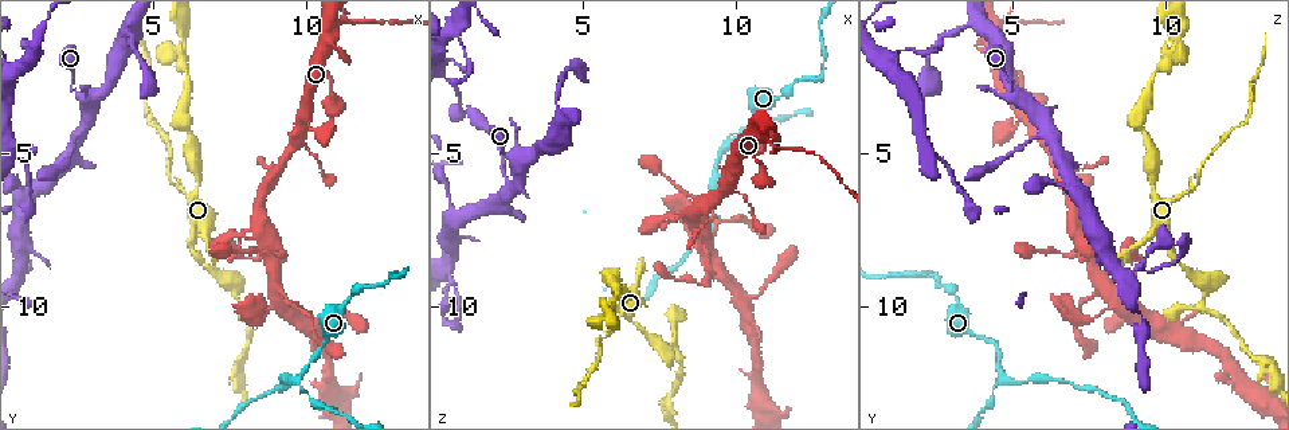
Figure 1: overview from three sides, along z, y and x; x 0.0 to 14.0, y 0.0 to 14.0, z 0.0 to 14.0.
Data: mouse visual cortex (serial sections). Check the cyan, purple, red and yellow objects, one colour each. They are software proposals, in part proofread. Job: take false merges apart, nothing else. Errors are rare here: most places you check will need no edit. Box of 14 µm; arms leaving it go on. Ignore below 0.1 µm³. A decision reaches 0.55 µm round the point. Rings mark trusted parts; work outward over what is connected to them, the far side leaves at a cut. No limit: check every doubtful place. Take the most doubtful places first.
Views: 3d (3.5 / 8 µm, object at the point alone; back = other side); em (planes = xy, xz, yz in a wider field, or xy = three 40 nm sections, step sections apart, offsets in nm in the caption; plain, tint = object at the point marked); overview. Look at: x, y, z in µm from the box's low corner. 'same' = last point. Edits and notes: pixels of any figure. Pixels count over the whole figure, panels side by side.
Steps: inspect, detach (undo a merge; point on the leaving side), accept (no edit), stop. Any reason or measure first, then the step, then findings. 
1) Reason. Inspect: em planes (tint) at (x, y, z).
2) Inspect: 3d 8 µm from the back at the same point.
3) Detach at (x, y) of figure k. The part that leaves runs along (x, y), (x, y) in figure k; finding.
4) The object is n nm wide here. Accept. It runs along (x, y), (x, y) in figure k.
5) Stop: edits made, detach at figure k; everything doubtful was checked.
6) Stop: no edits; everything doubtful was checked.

Three arms meet. Inspect: 3d 8 µm at (9.8, 12.2, 4.6).

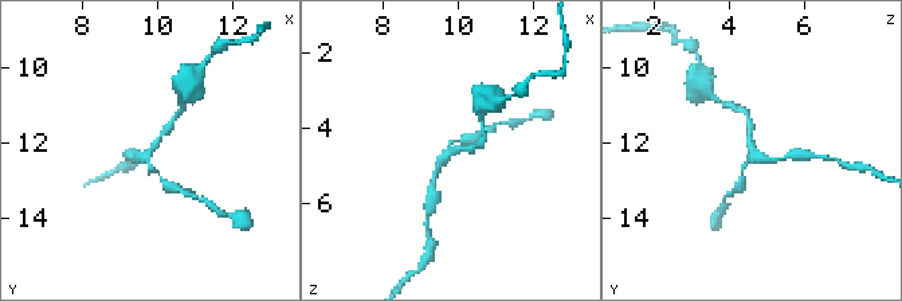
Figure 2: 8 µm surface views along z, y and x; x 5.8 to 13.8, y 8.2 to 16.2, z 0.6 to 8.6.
3 arms meet here; the arms are 100, 150, 200 nm wide; need the tissue. Inspect: em planes (tint) at (9.8, 12.3, 4.7).

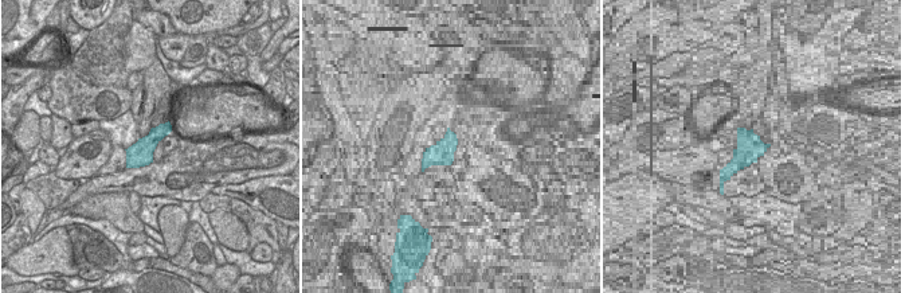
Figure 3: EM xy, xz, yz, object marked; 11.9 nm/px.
Accept. It runs along (172, 121), (145, 156), (133, 157) in figure 2; all the same cell.

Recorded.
Abrupt turn. Inspect: 3d 8 µm at (7.7, 9.3, 11.4).

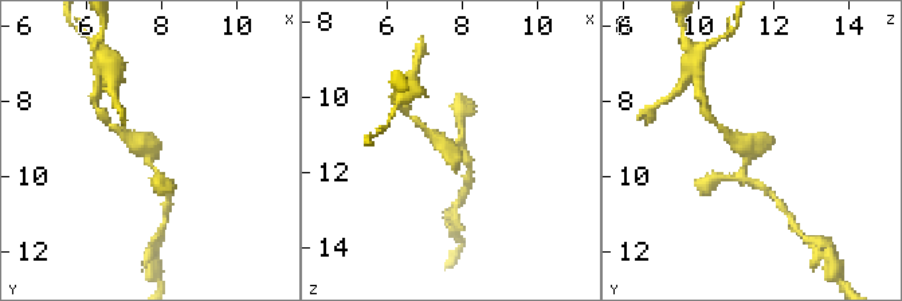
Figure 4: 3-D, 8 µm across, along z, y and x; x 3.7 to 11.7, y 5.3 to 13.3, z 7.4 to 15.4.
Closer look. Inspect: 3d 3.5 µm at (7.7, 9.3, 11.4).

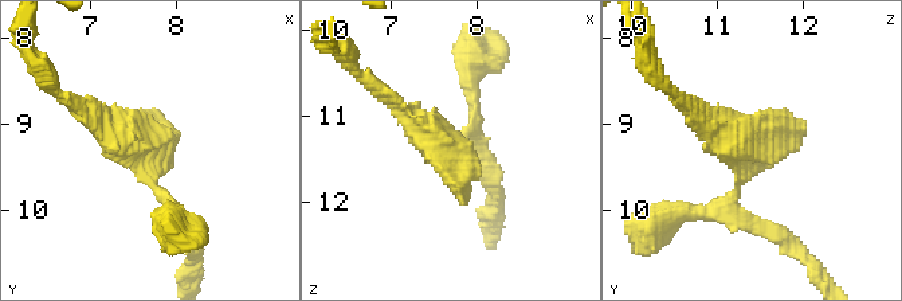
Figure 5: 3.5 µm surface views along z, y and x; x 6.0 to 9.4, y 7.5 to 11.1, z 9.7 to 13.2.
Inspect: em xy step 1 (tint) at (7.70, 9.30, 11.45).

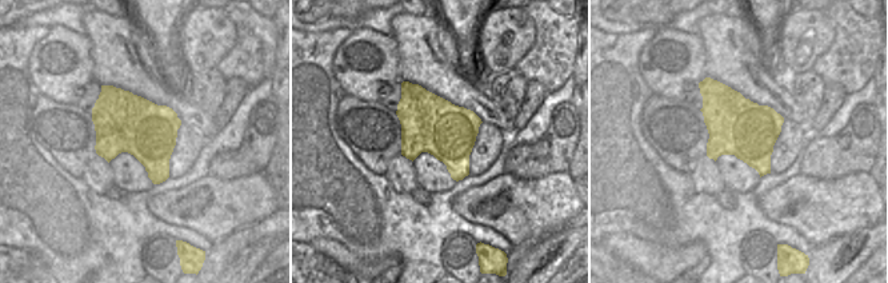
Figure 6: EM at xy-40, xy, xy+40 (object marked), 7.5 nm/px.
Accept. It runs along (85, 116), (155, 153), (155, 186), (179, 223) in figure 5; all the same cell.

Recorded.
Abrupt turn. Inspect: 3d 3.5 µm at (8.0, 10.1, 11.4).

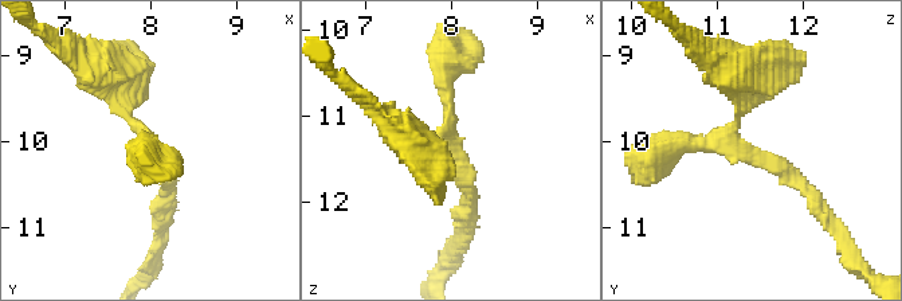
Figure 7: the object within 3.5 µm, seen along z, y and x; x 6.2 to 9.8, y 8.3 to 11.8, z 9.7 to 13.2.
Now the EM. Inspect: em xy step 5 (tint) at (8.05, 10.10, 11.30).

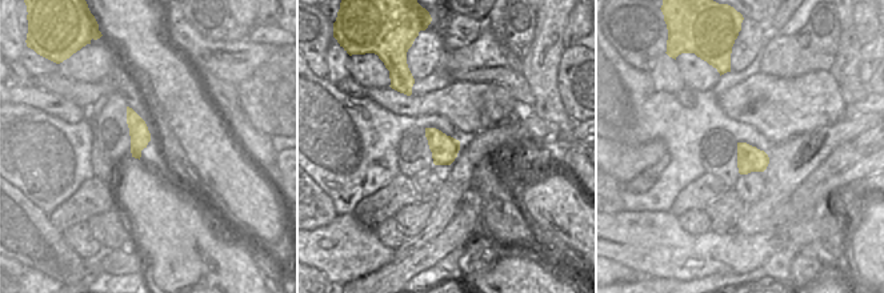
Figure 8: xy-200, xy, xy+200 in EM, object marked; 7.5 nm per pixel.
Cut it another way. Inspect: em xy step 3 (tint) at the same point.

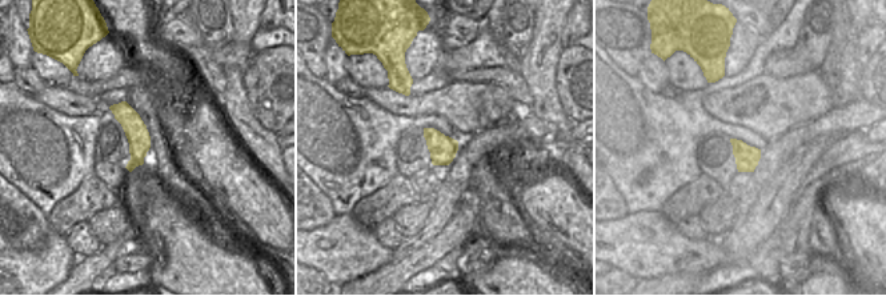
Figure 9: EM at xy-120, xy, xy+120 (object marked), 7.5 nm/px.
Accept. It runs along (116, 107), (136, 131), (131, 166) in figure 9; all the same cell.

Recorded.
Stop: no edits; everything doubtful was checked.

